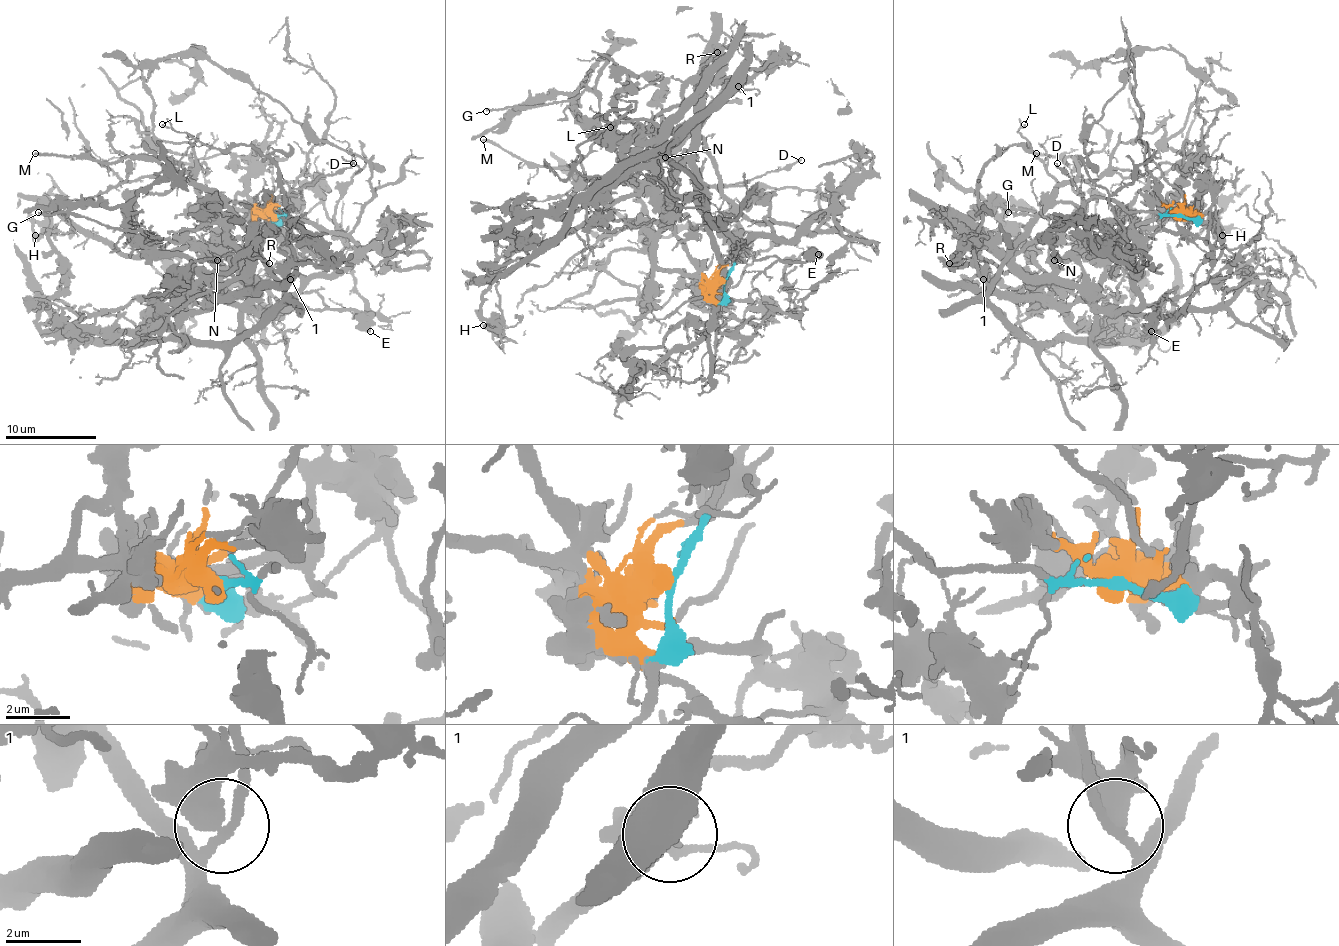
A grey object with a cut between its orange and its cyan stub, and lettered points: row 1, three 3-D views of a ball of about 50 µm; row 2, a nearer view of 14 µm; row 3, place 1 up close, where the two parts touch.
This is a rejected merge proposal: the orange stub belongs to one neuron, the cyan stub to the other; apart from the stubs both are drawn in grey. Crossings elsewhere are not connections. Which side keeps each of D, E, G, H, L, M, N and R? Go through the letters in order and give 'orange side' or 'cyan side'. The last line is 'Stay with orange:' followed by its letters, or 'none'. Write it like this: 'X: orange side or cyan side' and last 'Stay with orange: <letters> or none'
D: cyan side
E: orange side
G: orange side
H: orange side
L: cyan side
M: cyan side
N: orange side
R: orange side
Stay with orange: E, G, H, N, R

